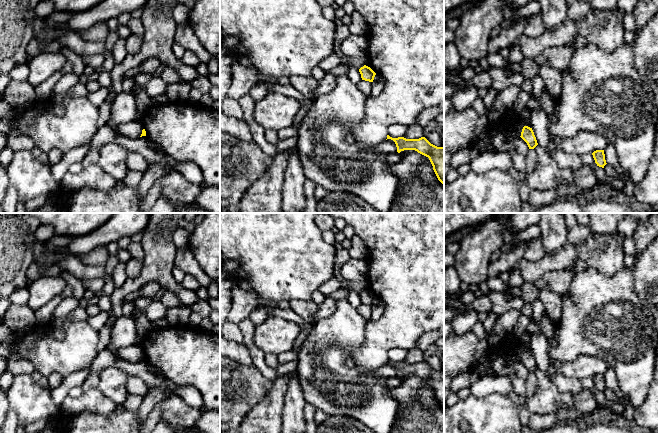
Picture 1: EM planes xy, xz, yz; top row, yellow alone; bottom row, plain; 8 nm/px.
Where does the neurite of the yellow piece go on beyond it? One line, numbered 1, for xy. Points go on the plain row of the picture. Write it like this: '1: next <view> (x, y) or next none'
1: next none

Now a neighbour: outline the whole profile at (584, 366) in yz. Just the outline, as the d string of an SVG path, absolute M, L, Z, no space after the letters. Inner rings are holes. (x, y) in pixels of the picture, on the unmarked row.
M581 355L572 361L558 362L555 368L557 374L581 380L586 377L593 377L596 374L604 374L607 365L598 357Z

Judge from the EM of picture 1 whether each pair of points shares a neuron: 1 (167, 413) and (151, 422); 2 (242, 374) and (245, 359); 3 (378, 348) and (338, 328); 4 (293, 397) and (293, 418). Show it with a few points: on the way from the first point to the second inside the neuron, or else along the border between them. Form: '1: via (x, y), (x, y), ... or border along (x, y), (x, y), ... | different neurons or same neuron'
1: border along (157, 404), (160, 419) | different neurons
2: border along (230, 358), (246, 365), (252, 365) | different neurons
3: border along (368, 320), (365, 340), (348, 350), (353, 360) | different neurons
4: via (293, 402), (293, 413) | same neuron

